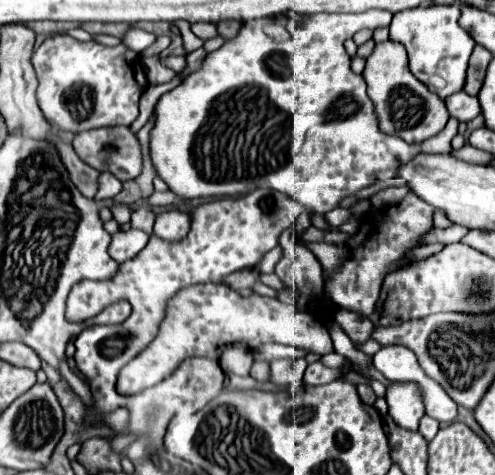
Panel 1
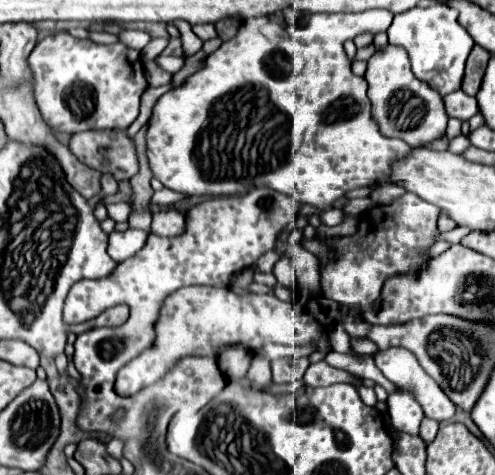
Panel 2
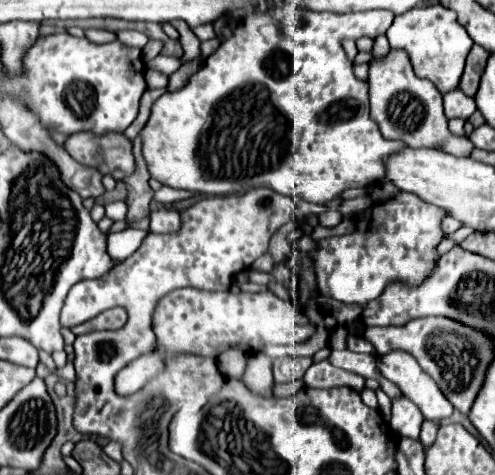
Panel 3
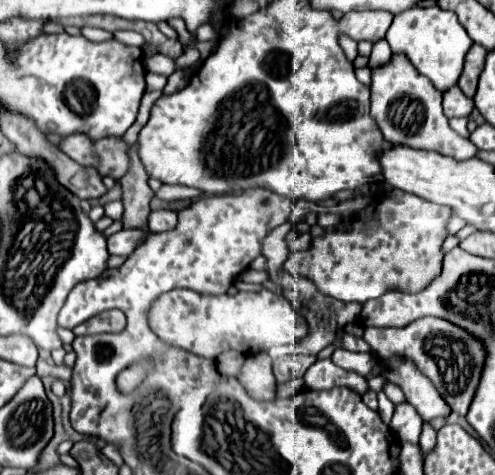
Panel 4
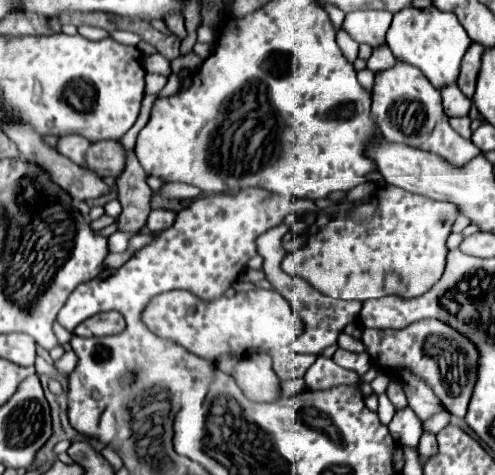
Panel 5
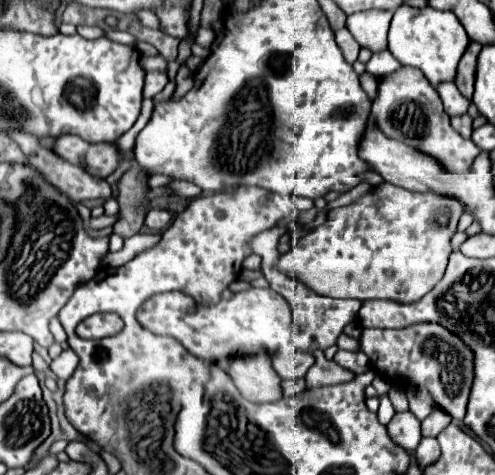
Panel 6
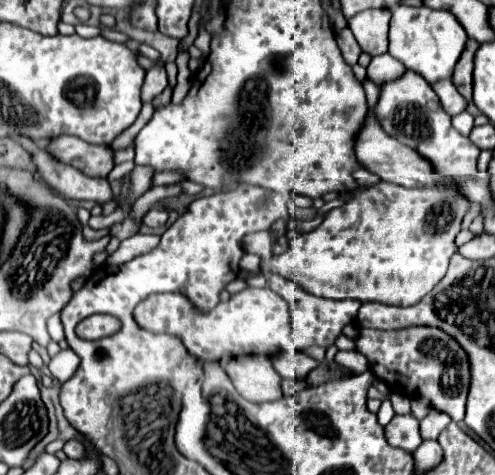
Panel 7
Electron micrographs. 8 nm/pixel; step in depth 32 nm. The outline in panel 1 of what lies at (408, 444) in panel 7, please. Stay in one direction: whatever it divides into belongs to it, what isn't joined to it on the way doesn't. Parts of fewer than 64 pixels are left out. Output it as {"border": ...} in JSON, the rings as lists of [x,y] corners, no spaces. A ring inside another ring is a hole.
{"border":[[[390,382],[386,388],[388,414],[396,420],[396,424],[418,430],[418,420],[424,412],[422,392],[416,382]]]}

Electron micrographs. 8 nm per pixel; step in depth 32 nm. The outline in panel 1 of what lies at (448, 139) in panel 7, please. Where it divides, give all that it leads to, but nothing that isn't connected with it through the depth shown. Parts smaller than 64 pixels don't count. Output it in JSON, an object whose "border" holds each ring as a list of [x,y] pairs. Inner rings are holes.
{"border":[[[378,42],[374,46],[374,52],[366,60],[362,76],[368,84],[368,96],[376,106],[380,128],[384,132],[396,134],[406,142],[420,142],[438,134],[446,126],[450,114],[444,102],[440,102],[440,98],[434,92],[428,92],[428,88],[418,78],[414,78],[414,74],[408,68],[406,48],[400,42]]]}

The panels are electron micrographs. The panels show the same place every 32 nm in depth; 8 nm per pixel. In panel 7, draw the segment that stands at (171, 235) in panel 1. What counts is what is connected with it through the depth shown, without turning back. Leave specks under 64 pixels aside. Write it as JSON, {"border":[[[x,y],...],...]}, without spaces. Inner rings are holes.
{"border":[[[150,208],[148,210],[148,214],[144,216],[144,220],[142,220],[148,228],[162,228],[162,226],[166,226],[166,222],[168,222],[168,212],[164,210],[164,208]]]}

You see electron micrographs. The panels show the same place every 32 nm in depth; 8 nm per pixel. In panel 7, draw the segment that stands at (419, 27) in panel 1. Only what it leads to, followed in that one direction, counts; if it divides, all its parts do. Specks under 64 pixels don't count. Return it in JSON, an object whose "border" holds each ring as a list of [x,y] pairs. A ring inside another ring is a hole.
{"border":[[[404,4],[392,10],[388,52],[406,68],[420,72],[430,84],[438,80],[450,80],[454,76],[454,68],[460,60],[460,54],[464,52],[466,40],[468,36],[452,12],[434,10],[428,6],[412,8]]]}

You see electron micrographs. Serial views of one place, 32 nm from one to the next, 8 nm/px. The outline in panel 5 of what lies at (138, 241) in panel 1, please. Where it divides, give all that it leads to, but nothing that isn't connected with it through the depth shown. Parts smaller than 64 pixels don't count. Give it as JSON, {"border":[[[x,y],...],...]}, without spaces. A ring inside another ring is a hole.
{"border":[[[114,232],[110,238],[108,238],[108,248],[110,252],[126,252],[128,250],[128,244],[130,240],[134,238],[136,234],[130,234],[130,232]]]}

